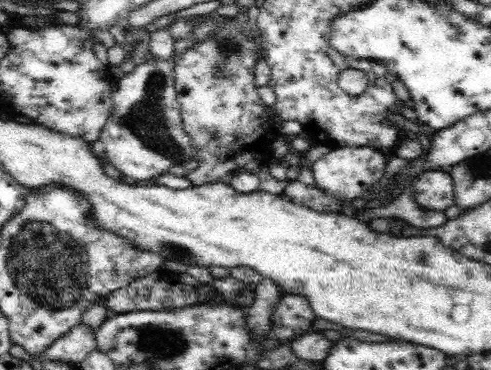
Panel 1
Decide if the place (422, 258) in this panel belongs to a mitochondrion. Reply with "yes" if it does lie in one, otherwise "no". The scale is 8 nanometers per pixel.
yes

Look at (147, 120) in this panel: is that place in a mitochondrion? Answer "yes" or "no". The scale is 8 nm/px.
yes

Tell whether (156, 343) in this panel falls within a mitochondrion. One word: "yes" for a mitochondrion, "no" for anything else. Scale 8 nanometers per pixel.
yes

